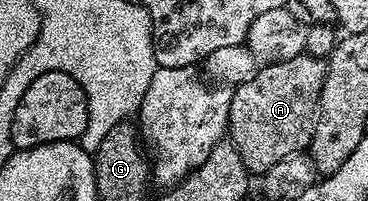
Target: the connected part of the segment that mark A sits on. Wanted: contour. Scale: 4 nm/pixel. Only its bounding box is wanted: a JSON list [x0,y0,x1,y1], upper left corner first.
[228,55,326,175]

